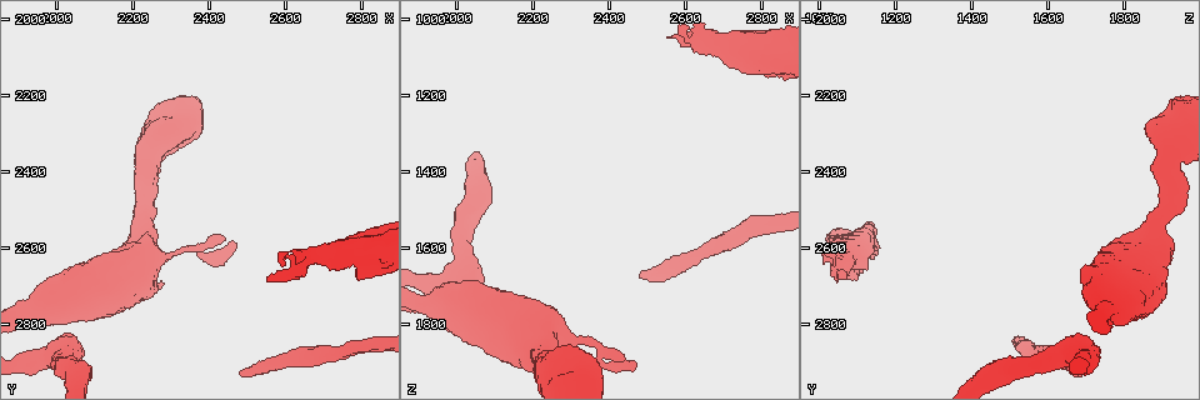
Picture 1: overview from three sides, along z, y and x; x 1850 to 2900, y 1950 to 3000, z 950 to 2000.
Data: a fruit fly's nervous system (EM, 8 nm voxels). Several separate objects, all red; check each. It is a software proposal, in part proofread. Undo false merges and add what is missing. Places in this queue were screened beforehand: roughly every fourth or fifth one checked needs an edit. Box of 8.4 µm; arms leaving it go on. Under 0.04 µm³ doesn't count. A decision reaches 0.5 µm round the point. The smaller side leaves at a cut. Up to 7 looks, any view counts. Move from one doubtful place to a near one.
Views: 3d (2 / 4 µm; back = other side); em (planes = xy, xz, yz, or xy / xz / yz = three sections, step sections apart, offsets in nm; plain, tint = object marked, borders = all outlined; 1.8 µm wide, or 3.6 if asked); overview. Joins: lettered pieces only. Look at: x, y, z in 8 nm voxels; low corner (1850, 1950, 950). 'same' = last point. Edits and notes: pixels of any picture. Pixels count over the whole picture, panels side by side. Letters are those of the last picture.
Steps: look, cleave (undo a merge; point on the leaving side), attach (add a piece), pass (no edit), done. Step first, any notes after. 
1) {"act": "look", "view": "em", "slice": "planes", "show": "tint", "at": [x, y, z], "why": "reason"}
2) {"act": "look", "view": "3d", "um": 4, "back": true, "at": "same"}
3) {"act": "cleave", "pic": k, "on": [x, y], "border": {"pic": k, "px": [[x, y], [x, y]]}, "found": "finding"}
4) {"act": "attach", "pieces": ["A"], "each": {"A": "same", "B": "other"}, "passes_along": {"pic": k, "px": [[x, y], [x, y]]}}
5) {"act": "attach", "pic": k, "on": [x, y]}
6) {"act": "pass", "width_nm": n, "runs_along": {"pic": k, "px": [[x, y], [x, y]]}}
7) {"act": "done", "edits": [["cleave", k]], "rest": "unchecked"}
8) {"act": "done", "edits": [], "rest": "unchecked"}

{"act": "look", "view": "em", "um": 3.6, "slice": "planes", "show": "tint", "at": [2015, 2680, 1690], "why": "touches itself"}

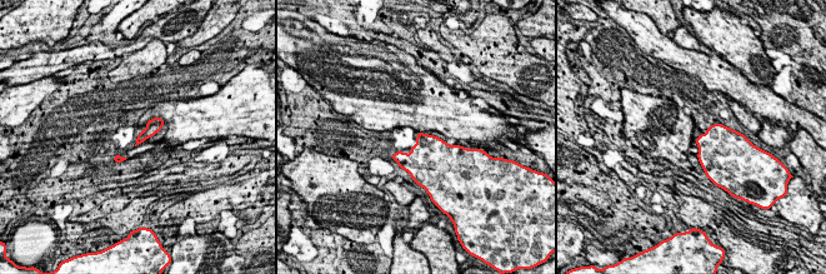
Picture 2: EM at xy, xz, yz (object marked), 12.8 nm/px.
{"act": "look", "view": "em", "um": 3.6, "slice": "planes", "show": "borders", "at": "same"}

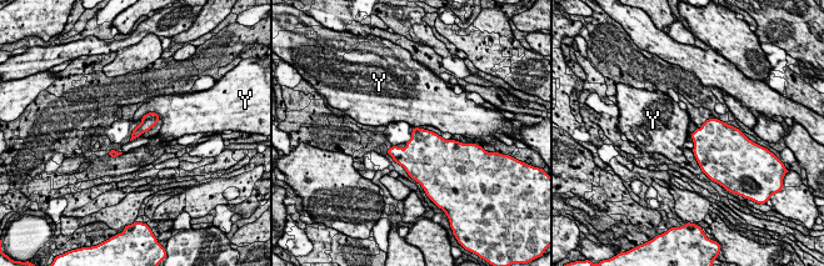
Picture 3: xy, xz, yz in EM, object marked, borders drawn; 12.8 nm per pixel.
{"act": "pass", "each": {"Y": "other"}, "border": {"pic": 3, "px": [[160, 116], [146, 113], [140, 118]]}, "found": "all the same neuron"}

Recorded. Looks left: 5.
{"act": "look", "view": "em", "slice": "yz", "step": 4, "show": "tint", "at": [2305, 2615, 1845], "why": "sudden change in width"}

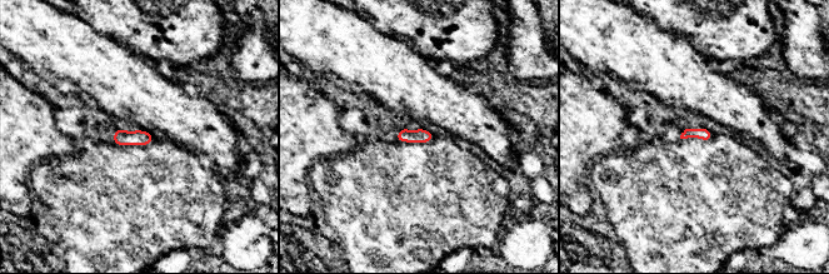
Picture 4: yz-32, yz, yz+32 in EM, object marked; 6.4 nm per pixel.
{"act": "look", "view": "em", "slice": "yz", "step": 4, "show": "borders", "at": "same"}

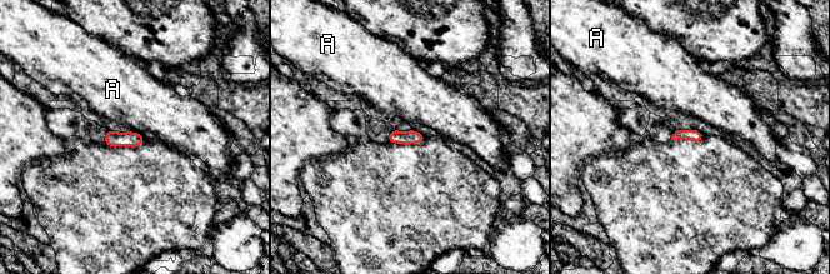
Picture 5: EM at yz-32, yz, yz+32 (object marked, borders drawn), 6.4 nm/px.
{"act": "pass", "each": {"A": "other"}, "border": {"pic": 5, "px": [[129, 130], [140, 133], [144, 136]]}, "found": "continuous, no second neuron"}

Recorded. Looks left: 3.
{"act": "look", "view": "em", "um": 3.6, "slice": "xz", "step": 4, "show": "borders", "at": [2250, 2330, 1945]}

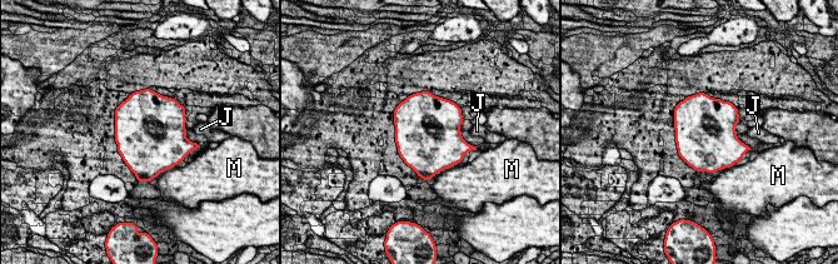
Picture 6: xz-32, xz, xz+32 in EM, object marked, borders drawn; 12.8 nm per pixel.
{"act": "look", "view": "em", "um": 3.6, "slice": "planes", "show": "borders", "at": "same", "why": "cut it another way"}

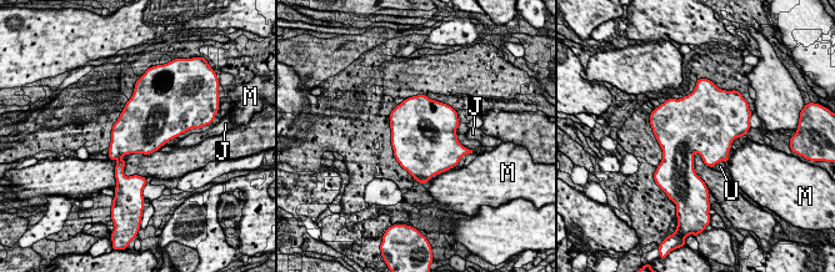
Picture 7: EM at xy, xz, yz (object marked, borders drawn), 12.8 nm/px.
{"act": "pass", "longest_contact_nm": ["U", 180], "each": {"J": "other", "M": "other", "U": "other"}, "found": "one neuron here"}

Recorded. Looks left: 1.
{"act": "done", "edits": [], "rest": "unchecked"}

